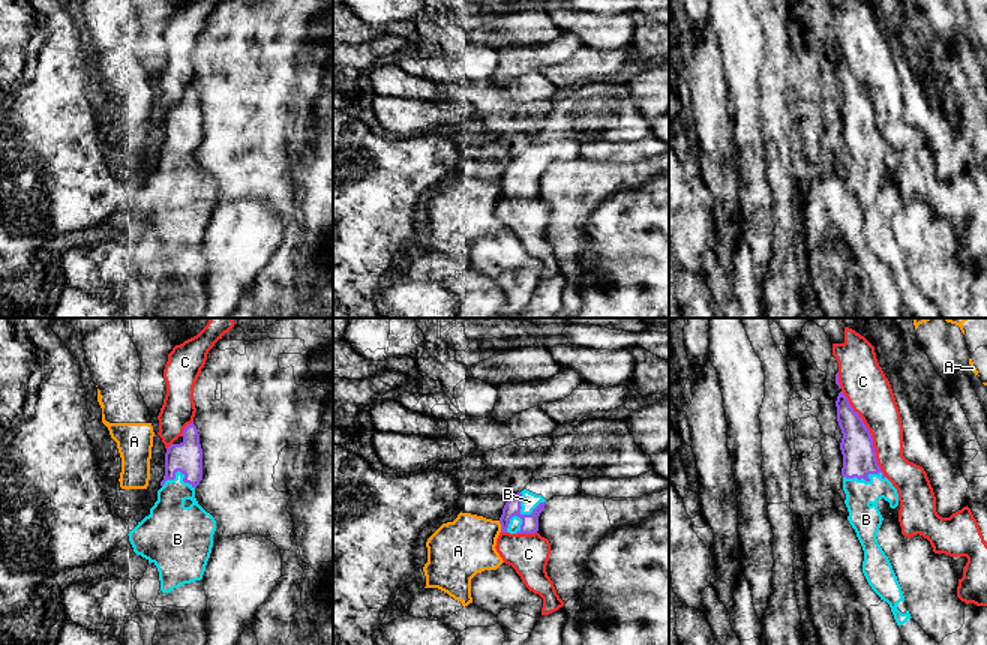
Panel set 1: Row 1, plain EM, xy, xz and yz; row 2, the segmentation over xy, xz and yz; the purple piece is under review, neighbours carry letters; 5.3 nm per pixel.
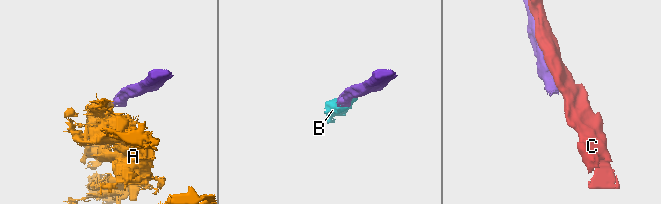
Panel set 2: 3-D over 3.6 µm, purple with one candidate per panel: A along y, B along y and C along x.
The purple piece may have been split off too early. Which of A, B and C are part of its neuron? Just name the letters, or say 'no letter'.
B

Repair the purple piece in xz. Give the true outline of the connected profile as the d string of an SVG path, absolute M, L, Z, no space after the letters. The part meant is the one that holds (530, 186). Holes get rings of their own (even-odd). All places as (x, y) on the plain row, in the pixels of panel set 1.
M558 140L532 142L520 156L510 159L500 182L501 196L534 198L538 195L538 180L554 160L579 158L580 142Z

